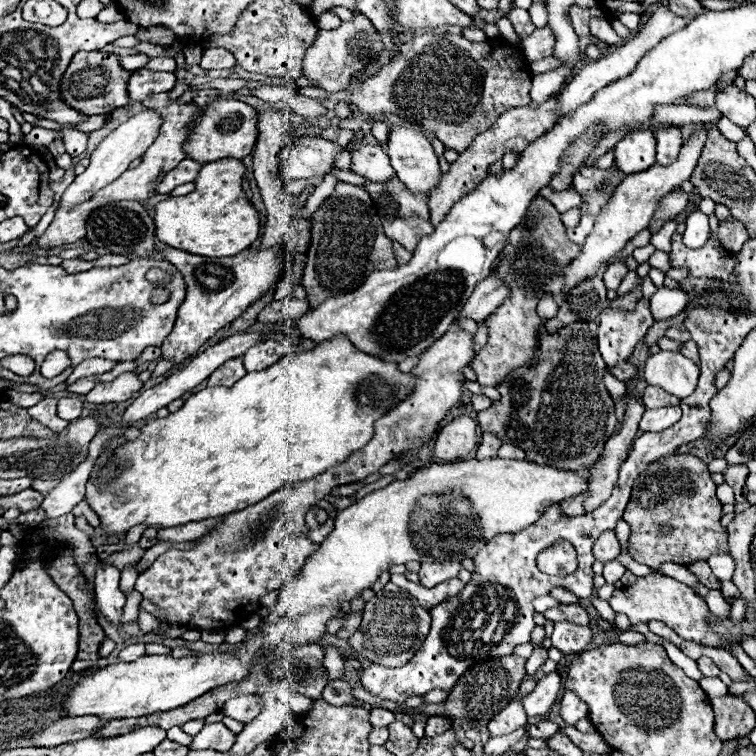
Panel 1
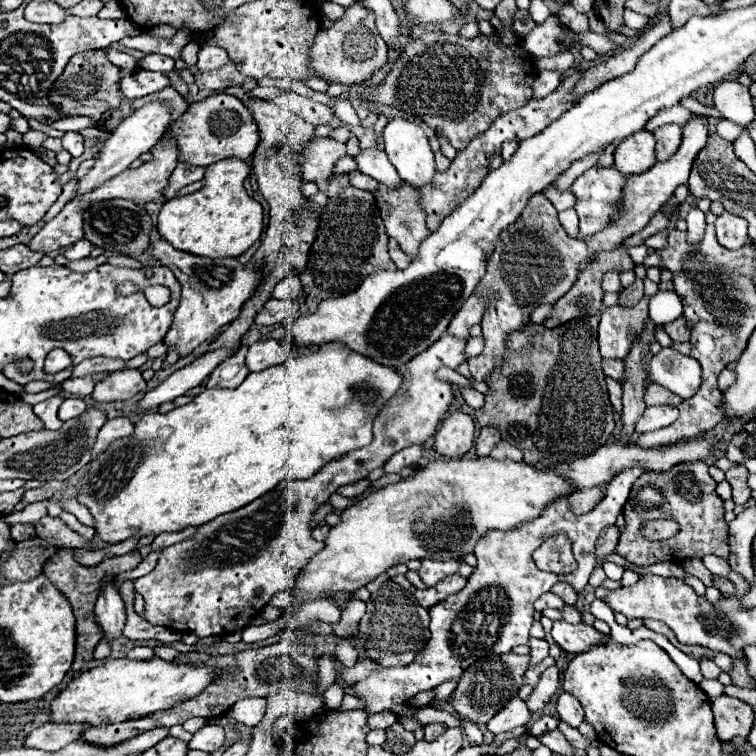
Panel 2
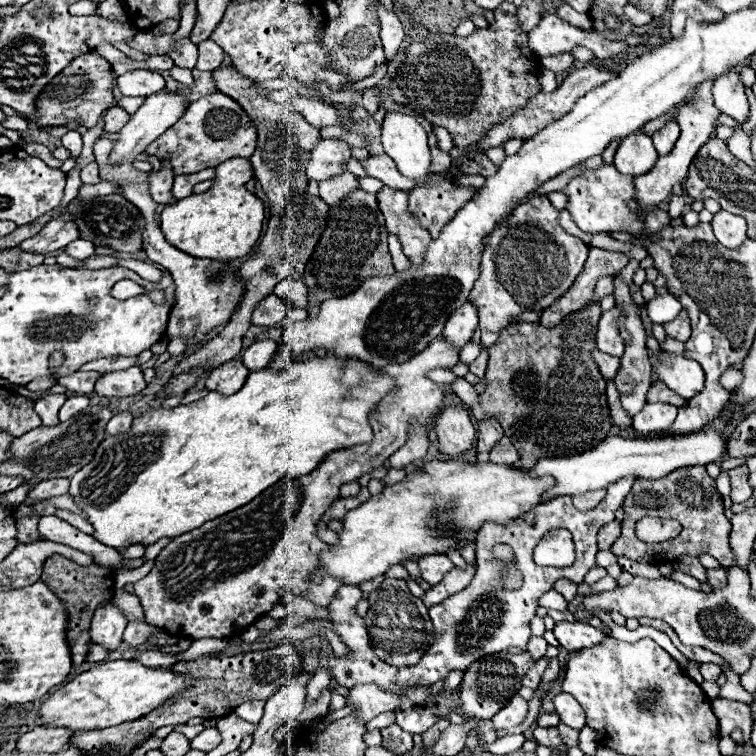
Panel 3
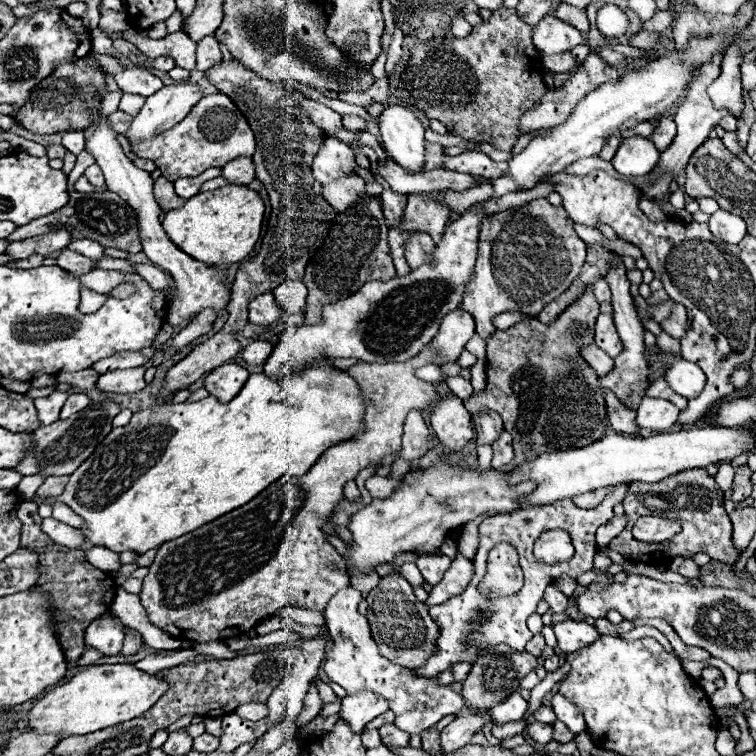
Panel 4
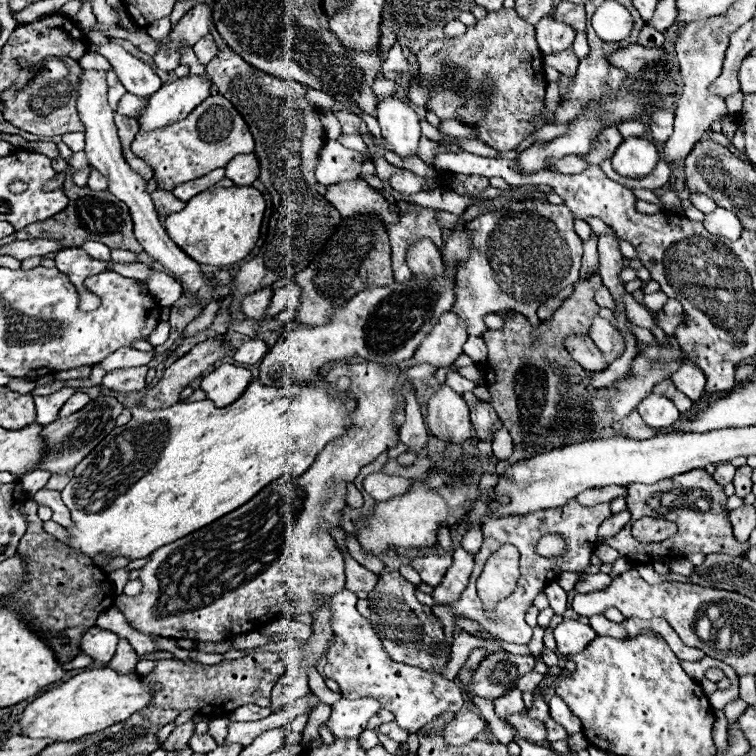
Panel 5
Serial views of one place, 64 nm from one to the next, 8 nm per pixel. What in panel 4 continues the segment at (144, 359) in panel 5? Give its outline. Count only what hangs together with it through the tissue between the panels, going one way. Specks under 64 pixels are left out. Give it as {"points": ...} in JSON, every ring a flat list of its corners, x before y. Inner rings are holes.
{"points":[[118,352,110,358,104,358,102,362,96,362,92,366,92,370,104,374,104,372,112,372,112,370,124,370,124,368,136,368,136,366,144,366,148,362,148,358,142,352]]}

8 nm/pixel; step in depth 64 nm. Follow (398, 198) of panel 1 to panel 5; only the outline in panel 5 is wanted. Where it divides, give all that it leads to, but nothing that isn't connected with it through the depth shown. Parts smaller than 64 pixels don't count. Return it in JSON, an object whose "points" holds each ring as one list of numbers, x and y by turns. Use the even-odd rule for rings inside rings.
{"points":[[420,240,414,244,406,254,408,268,412,270,412,276,424,276,424,278,436,278,444,274,444,262,440,258,440,252,430,240]]}

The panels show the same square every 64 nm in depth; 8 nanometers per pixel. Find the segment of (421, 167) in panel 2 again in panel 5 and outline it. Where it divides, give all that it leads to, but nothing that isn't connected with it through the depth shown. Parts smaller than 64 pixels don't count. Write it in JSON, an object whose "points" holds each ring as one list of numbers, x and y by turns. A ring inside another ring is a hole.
{"points":[[384,96,378,100,376,106,376,120,380,122,382,136,394,146,398,156,412,156,418,148,420,138,420,124,418,114,398,100,396,96]]}

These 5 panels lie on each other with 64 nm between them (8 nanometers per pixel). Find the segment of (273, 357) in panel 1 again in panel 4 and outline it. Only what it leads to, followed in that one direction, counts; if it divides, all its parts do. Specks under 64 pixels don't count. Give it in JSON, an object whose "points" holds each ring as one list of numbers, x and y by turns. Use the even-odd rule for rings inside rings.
{"points":[[254,340,252,344,248,344,246,348,242,348,242,360,246,364,254,364,254,366,262,366,268,358,268,354,272,354,274,344,266,342,266,340]]}

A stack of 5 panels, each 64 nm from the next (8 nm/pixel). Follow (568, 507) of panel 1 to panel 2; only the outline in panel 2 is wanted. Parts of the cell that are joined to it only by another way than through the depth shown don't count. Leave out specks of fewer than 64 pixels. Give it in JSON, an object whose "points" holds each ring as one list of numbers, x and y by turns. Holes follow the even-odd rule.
{"points":[[590,488,590,490,582,490,582,492,574,492,568,498,570,508,574,510,574,514,586,514,590,512,600,500,602,500,602,490,598,488]]}

